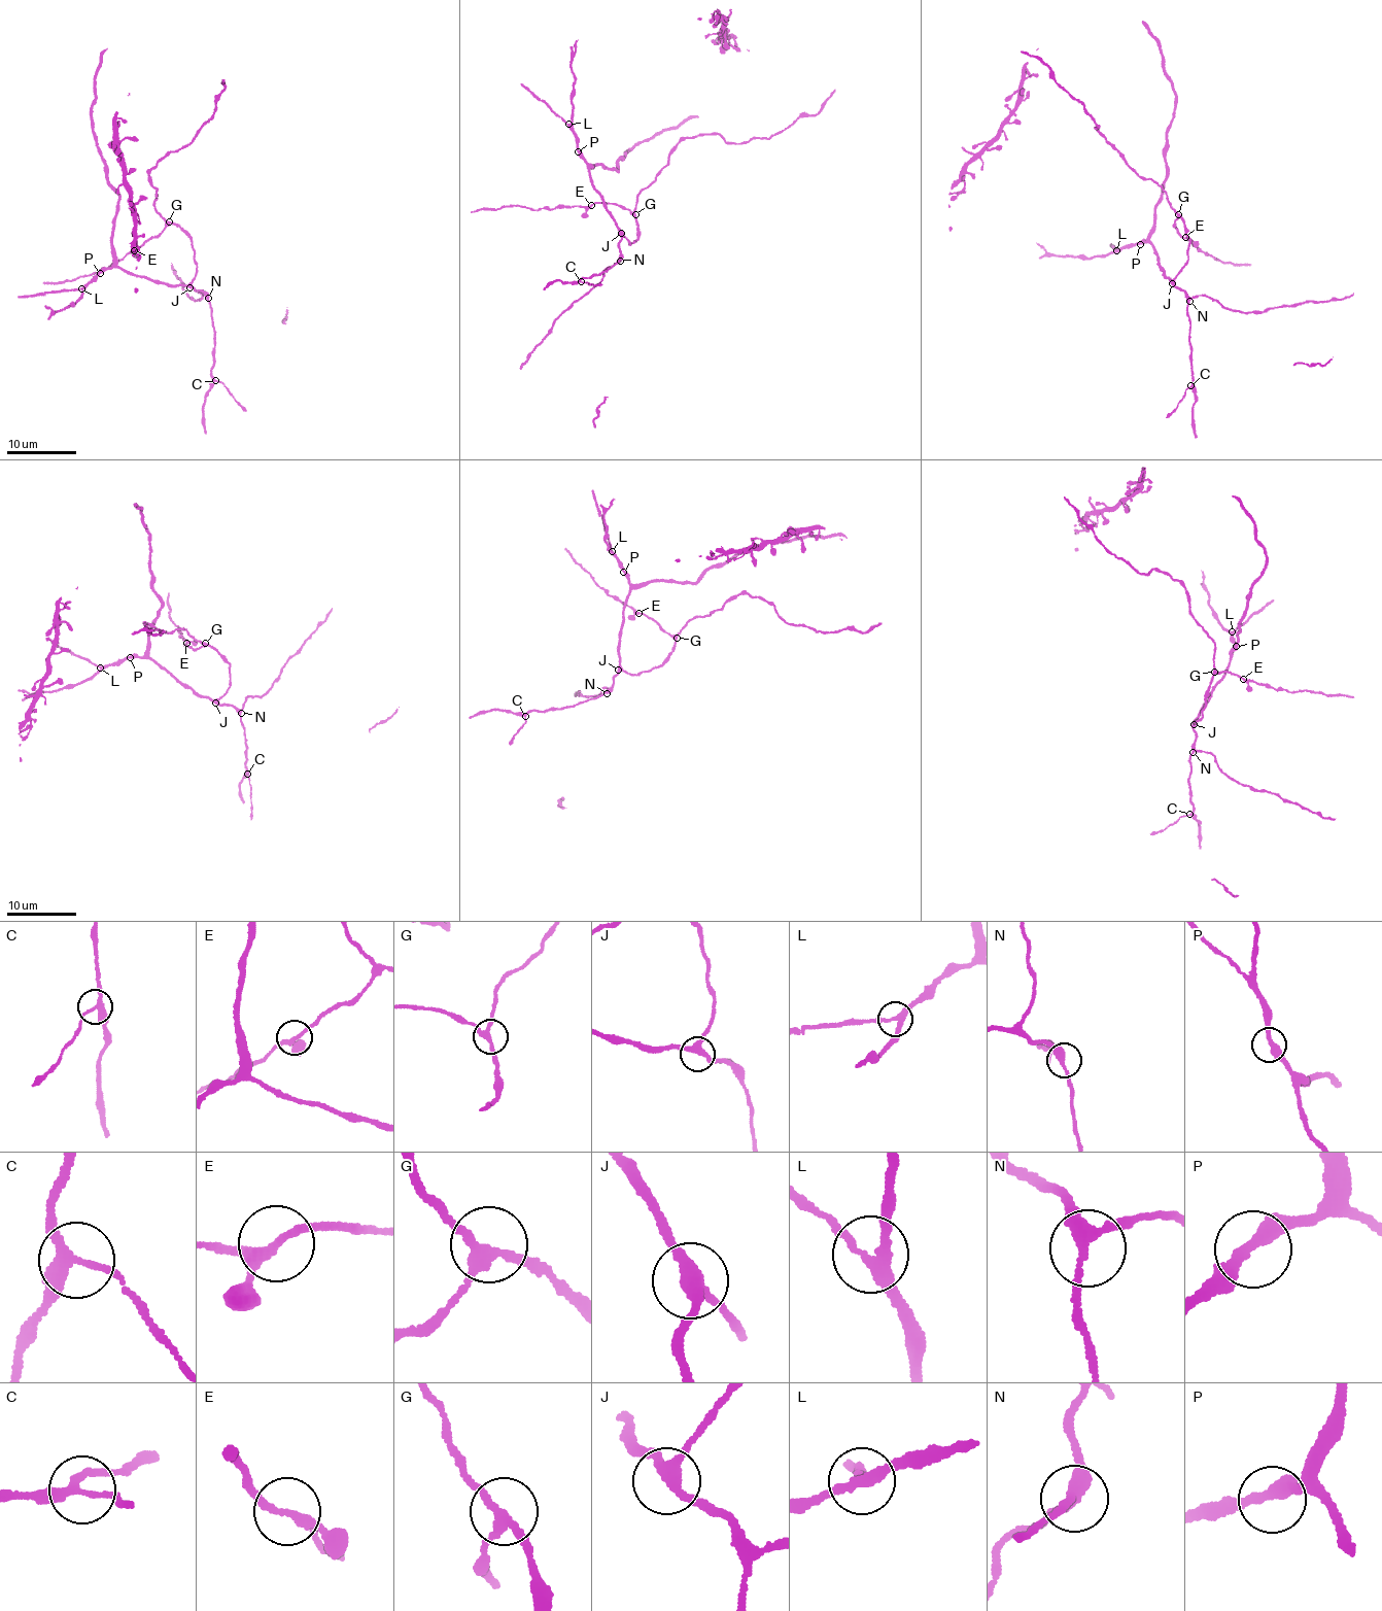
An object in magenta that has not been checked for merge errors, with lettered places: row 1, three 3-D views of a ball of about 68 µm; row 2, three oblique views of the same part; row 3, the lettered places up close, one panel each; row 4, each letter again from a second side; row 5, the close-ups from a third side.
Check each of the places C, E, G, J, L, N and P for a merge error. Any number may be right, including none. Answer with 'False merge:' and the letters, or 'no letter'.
False merge: no letter

